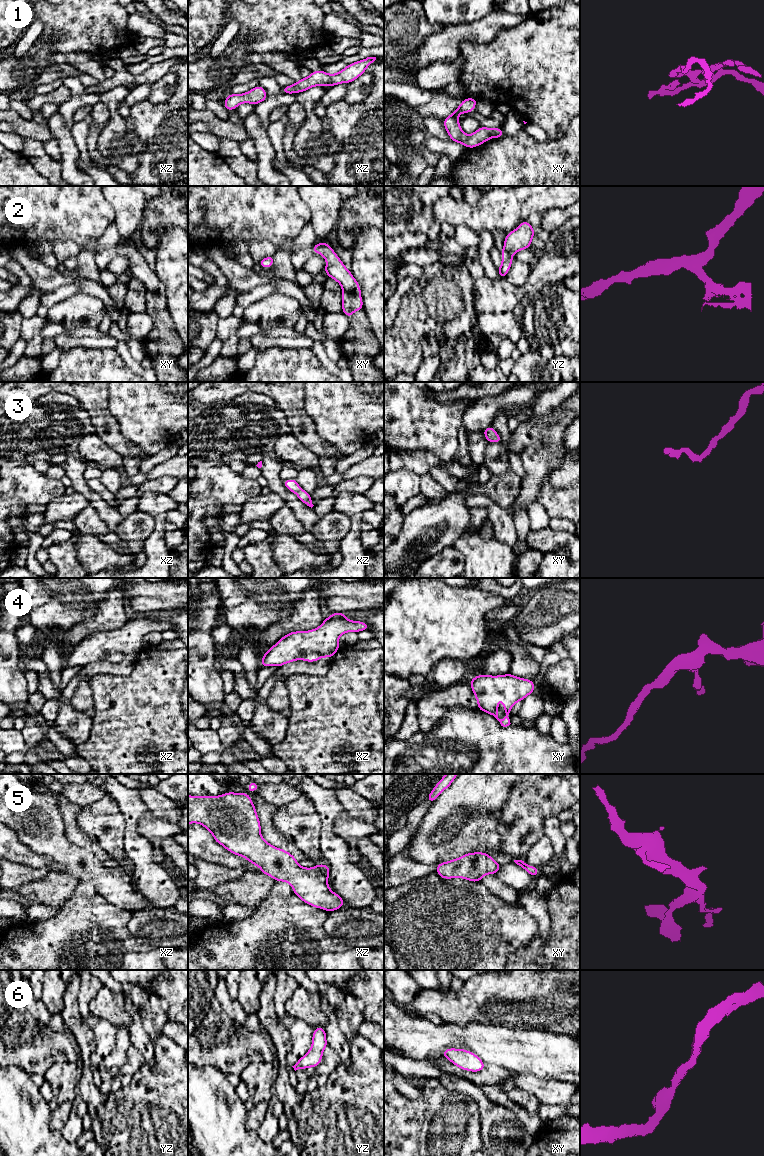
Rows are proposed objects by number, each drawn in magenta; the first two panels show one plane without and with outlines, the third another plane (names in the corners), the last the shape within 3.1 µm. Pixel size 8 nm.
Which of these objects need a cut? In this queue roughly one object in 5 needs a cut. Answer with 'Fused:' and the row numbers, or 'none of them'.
Fused: none of them

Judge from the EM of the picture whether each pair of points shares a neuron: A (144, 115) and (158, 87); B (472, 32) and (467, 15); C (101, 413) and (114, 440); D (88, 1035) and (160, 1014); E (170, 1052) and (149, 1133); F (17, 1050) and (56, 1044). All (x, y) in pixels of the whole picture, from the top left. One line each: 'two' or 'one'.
A: two
B: two
C: one
D: two
E: one
F: one

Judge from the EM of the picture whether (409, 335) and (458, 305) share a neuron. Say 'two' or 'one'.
one

